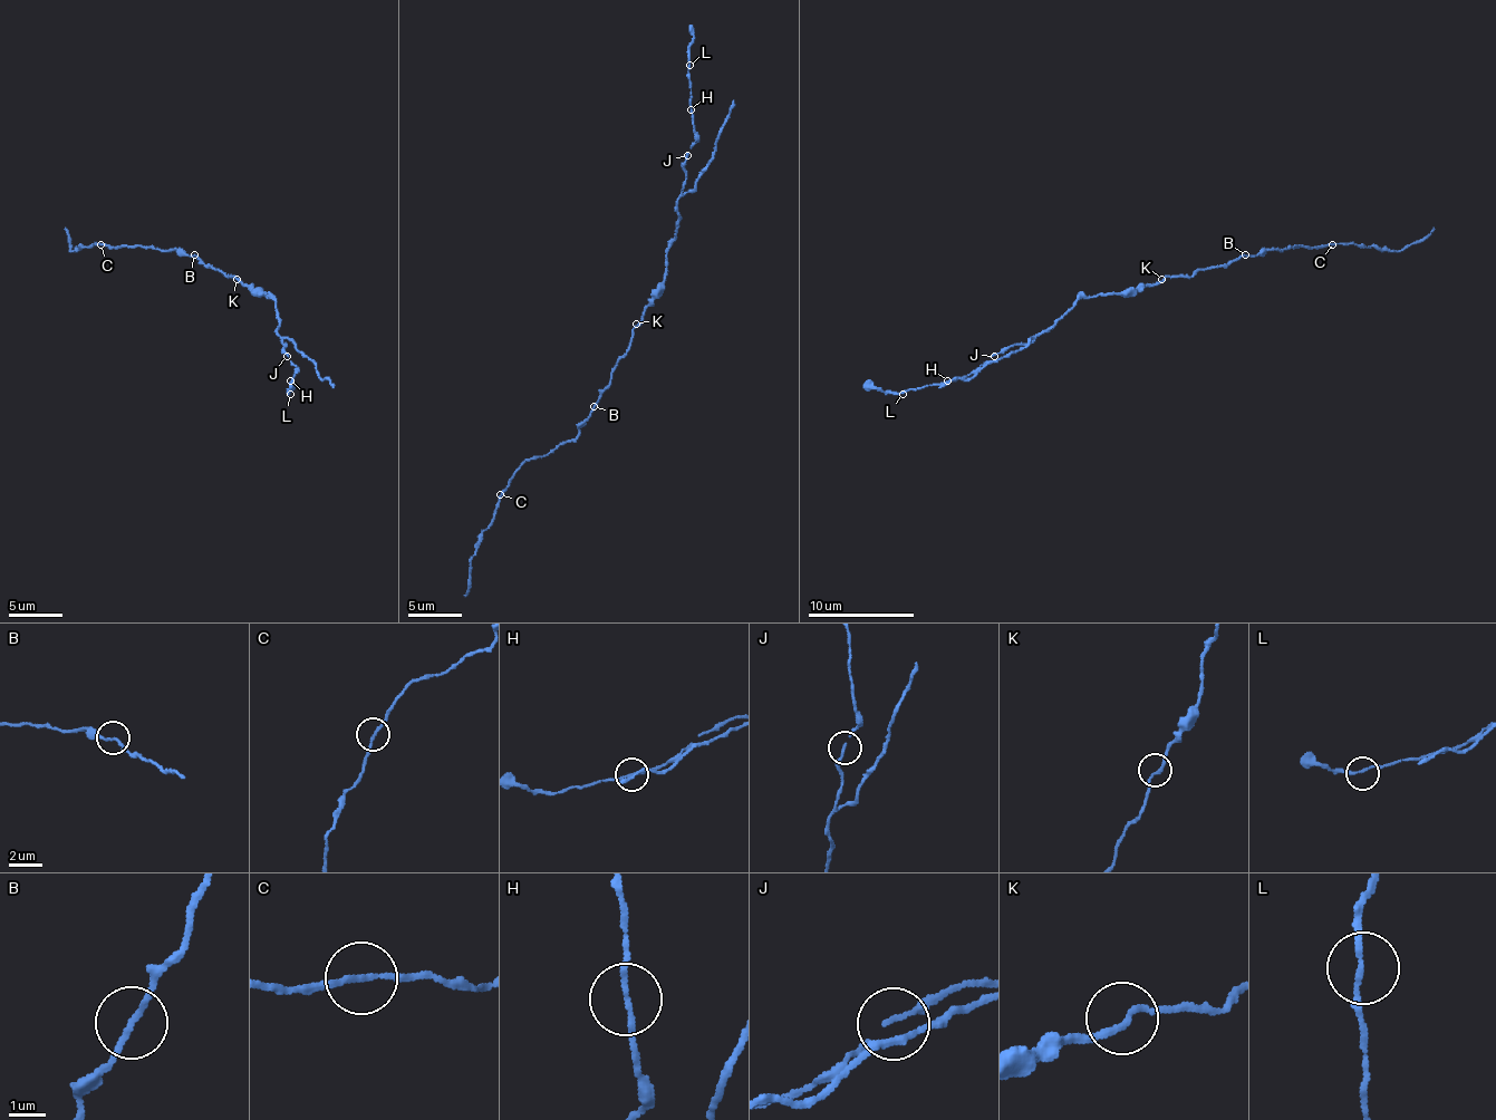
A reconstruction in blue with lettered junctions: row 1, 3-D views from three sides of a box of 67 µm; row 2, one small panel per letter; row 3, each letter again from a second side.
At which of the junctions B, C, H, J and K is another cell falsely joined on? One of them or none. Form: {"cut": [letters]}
{"cut": []}

